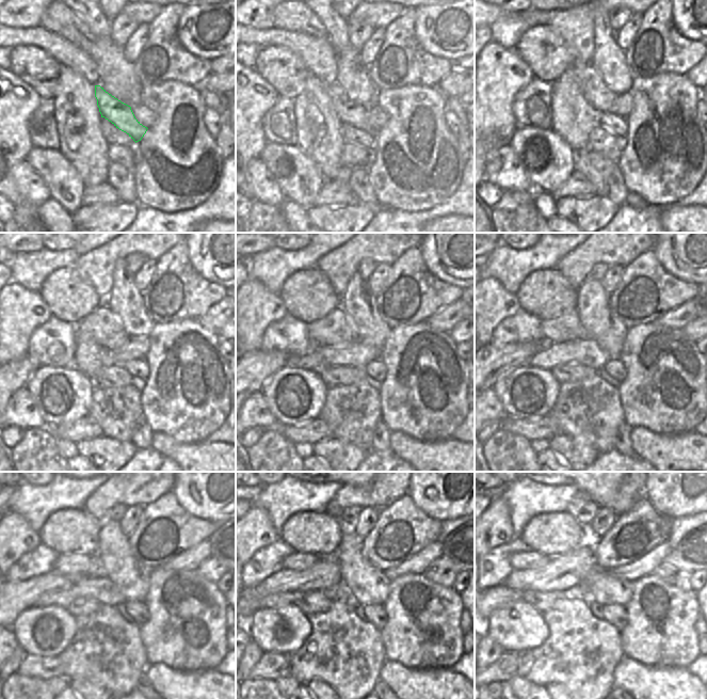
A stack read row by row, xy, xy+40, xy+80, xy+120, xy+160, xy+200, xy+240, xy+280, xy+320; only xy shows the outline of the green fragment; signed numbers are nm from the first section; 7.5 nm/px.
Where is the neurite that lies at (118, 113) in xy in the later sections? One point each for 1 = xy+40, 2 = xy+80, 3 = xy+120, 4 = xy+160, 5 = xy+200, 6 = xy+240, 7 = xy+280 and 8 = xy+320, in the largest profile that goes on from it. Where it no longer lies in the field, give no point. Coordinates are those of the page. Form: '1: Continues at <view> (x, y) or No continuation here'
1: Continues at xy+40 (349, 111)
2: Continues at xy+80 (596, 94)
3: Continues at xy+120 (102, 326)
4: Continues at xy+160 (335, 328)
5: Continues at xy+200 (566, 328)
6: Continues at xy+240 (85, 566)
7: Continues at xy+280 (295, 560)
8: Continues at xy+320 (531, 559).

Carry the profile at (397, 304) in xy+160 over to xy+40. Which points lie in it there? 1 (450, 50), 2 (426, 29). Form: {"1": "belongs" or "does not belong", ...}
{"1": "does not belong", "2": "does not belong"}

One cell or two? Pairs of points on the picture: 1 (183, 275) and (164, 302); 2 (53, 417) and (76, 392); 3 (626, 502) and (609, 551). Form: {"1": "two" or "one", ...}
{"1": "one", "2": "one", "3": "two"}

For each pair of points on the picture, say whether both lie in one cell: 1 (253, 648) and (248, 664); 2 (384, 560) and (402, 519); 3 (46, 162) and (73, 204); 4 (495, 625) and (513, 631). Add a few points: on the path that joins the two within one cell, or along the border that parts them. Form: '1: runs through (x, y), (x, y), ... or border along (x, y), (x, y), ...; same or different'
1: runs through (253, 652), (248, 660); same
2: runs through (384, 550), (402, 529); same
3: runs through (57, 173), (62, 178), (68, 193); same
4: runs through (499, 625), (509, 626); same

